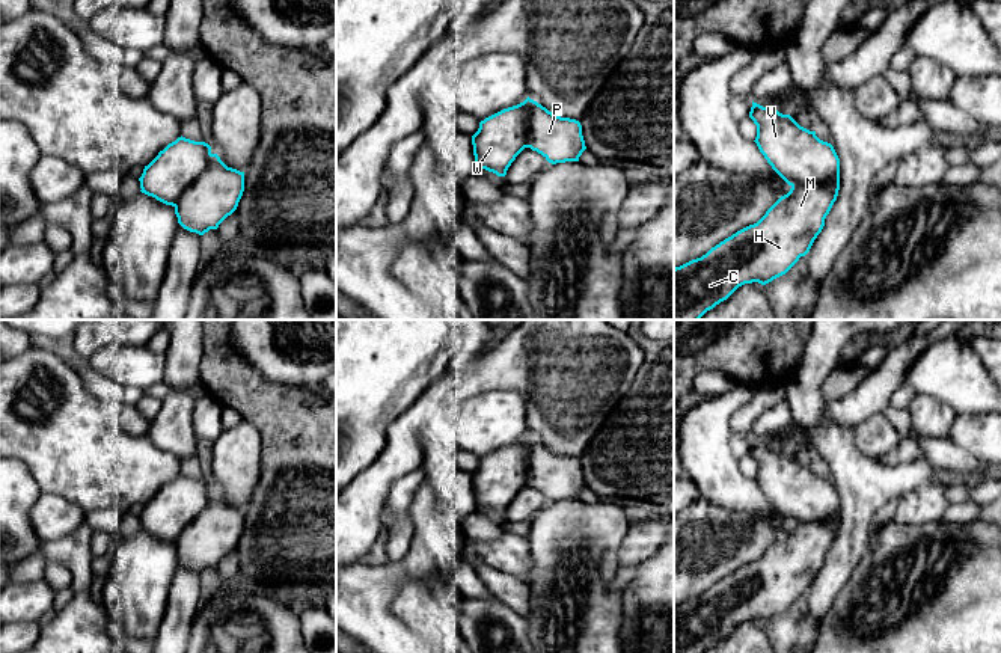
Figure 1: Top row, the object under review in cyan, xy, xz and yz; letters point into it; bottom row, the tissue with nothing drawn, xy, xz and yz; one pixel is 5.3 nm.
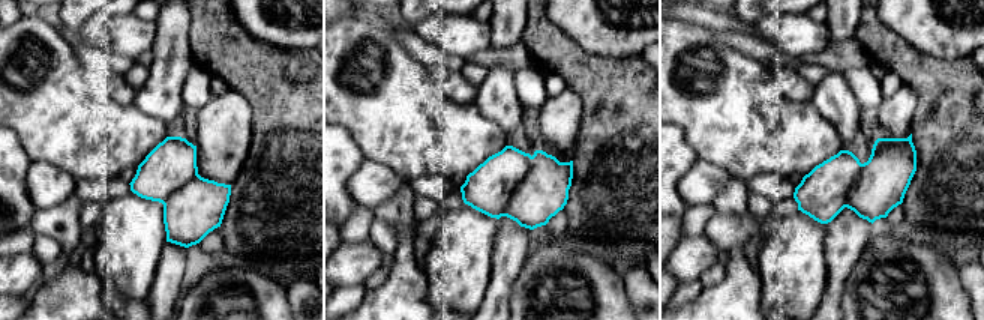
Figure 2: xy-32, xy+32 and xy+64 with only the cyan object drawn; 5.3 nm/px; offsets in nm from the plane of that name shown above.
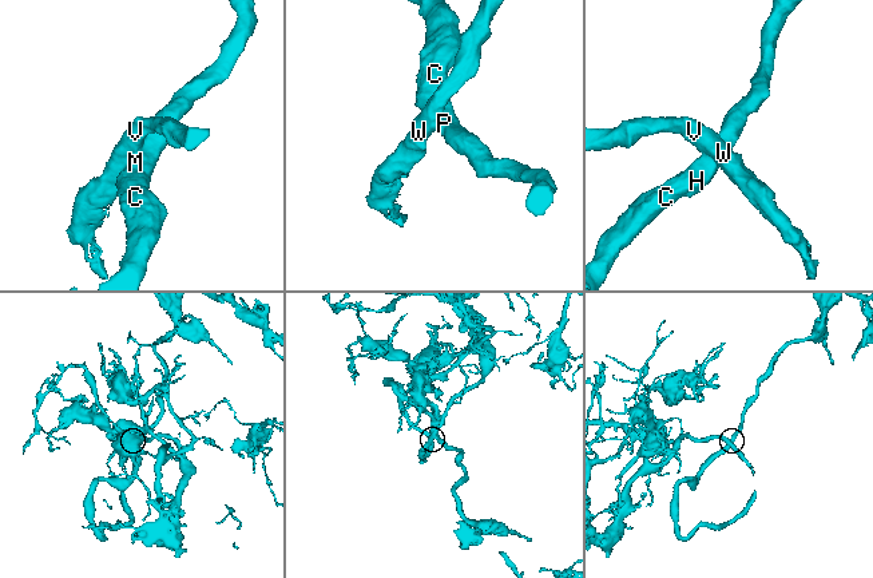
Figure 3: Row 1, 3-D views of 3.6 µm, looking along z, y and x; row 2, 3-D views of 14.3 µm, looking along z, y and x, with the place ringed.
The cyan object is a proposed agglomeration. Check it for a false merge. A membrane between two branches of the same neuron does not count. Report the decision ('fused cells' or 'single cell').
single cell

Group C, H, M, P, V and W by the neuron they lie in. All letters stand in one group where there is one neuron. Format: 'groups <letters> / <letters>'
groups C H M P V W

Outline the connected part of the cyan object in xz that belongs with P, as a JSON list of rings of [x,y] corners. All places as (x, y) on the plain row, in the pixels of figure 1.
[[[529,434],[481,458],[478,469],[472,474],[472,483],[476,507],[485,507],[497,514],[507,513],[508,505],[525,486],[537,489],[552,502],[579,499],[586,487],[579,458],[561,455]]]

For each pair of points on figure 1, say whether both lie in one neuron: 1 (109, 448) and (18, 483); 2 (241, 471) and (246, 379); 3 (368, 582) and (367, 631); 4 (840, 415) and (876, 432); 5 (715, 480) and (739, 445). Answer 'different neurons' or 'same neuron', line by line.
1: different neurons
2: different neurons
3: same neuron
4: different neurons
5: different neurons

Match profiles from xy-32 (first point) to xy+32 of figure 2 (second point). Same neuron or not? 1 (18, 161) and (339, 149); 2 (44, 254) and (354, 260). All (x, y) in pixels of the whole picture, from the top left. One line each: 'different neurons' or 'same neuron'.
1: same neuron
2: different neurons

